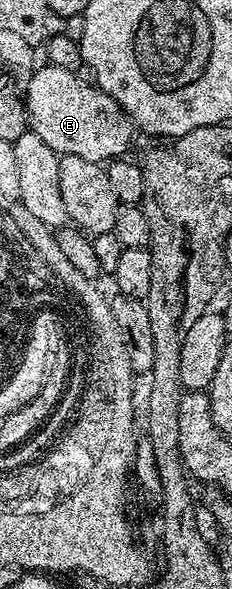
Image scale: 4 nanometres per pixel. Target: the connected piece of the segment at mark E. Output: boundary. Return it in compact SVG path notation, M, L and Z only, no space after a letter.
M45 63L43 68L31 73L27 77L28 88L26 84L22 92L30 131L38 134L59 157L86 158L86 162L98 165L123 157L132 144L134 125L122 106L95 83L84 81L70 69L52 63Z

